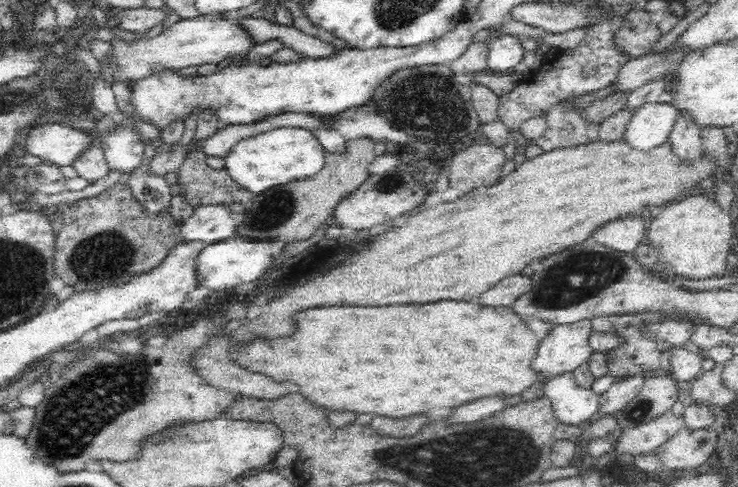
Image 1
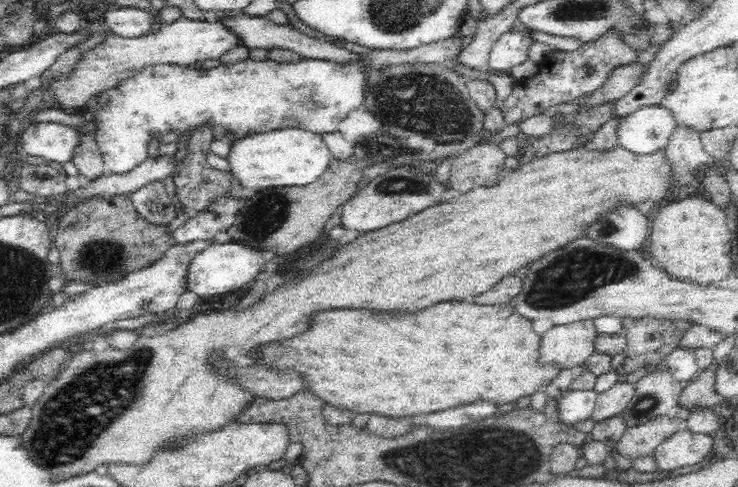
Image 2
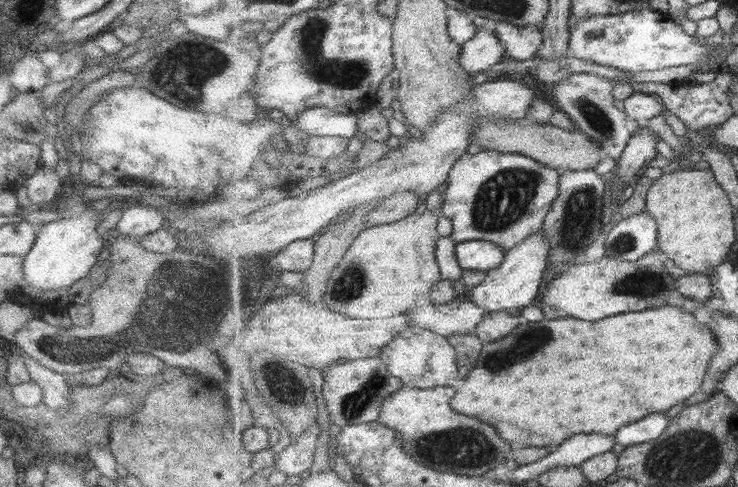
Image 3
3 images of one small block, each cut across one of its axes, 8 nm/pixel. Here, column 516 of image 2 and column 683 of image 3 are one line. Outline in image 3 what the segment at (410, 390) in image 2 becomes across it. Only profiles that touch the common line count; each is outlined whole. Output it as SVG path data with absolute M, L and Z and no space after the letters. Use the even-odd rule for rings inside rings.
M676 306L647 309L639 314L618 314L599 322L577 318L542 319L538 322L523 320L505 338L484 345L477 366L458 385L451 406L471 417L475 412L475 418L483 418L483 422L495 426L501 438L511 444L523 442L525 446L554 449L549 446L559 446L575 434L599 432L615 437L624 426L639 422L657 411L666 412L693 396L702 388L710 360L719 352L719 347L710 323L699 323L692 312L683 312Z

